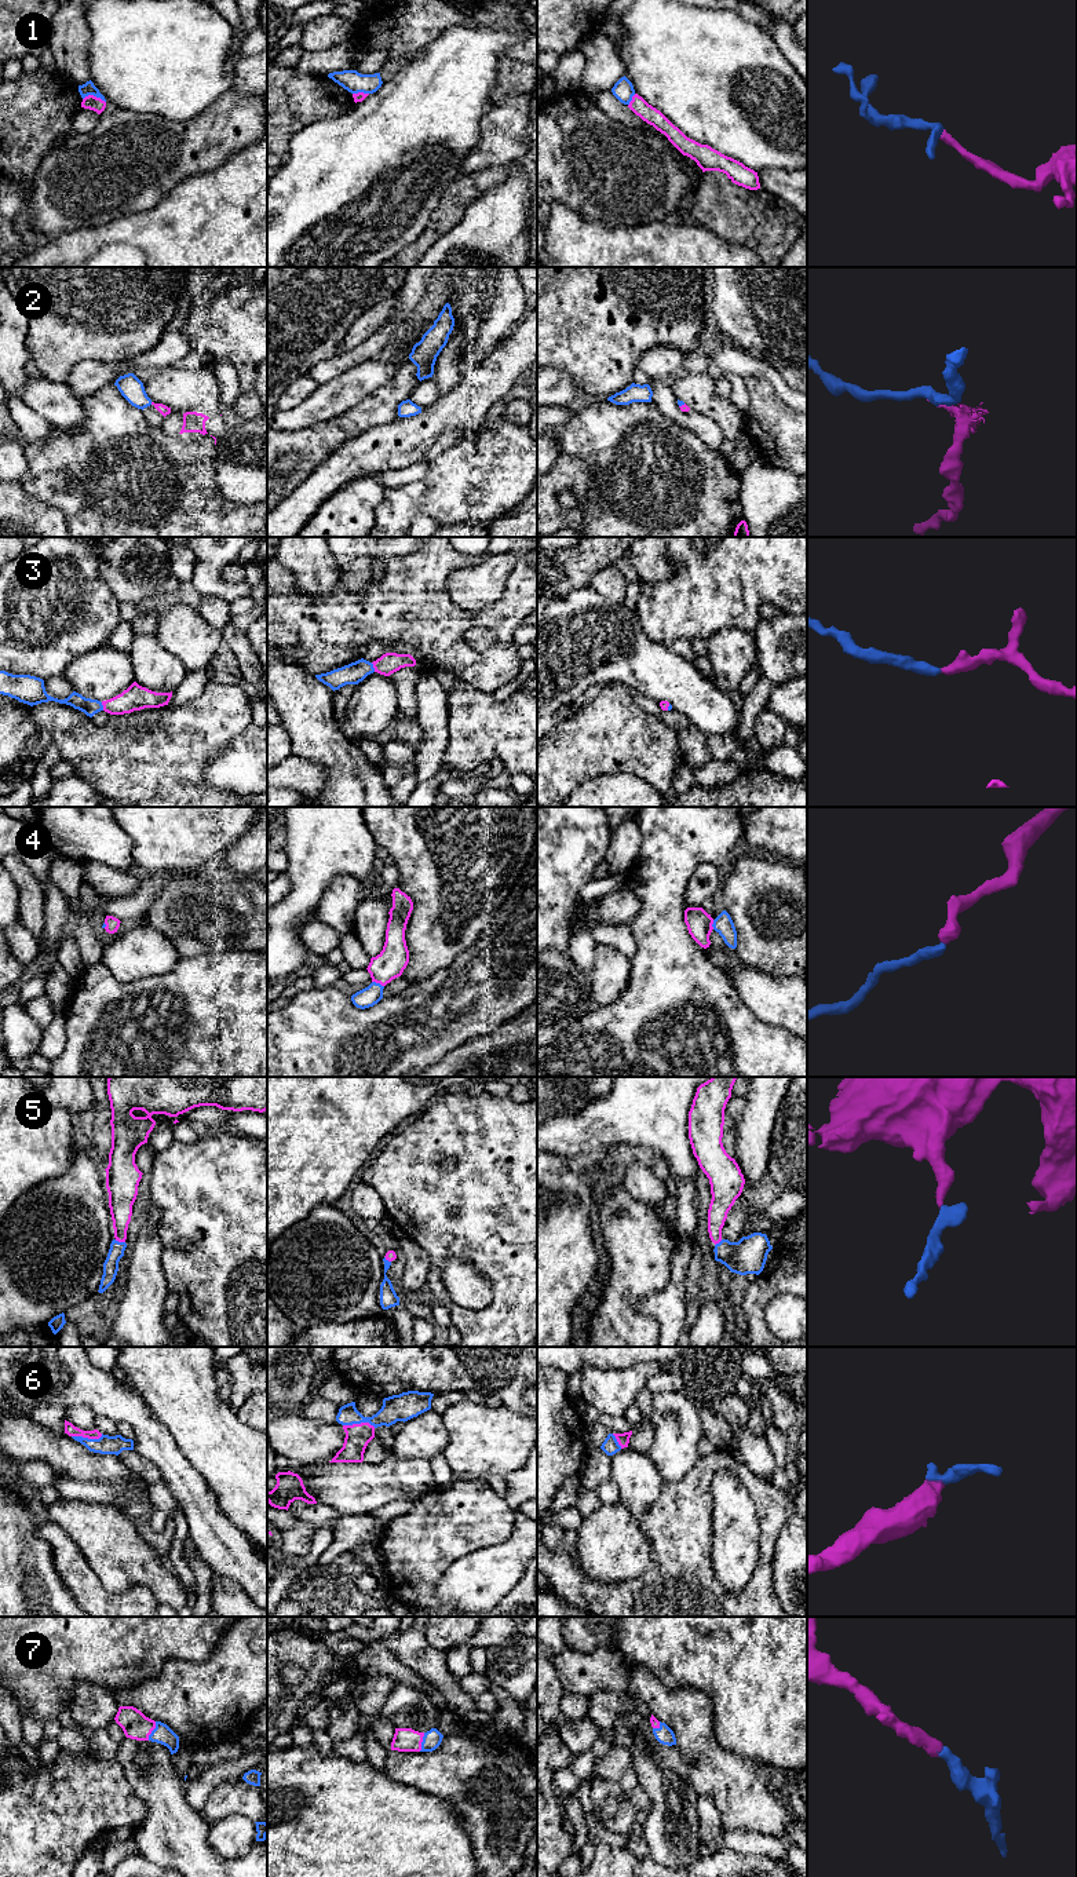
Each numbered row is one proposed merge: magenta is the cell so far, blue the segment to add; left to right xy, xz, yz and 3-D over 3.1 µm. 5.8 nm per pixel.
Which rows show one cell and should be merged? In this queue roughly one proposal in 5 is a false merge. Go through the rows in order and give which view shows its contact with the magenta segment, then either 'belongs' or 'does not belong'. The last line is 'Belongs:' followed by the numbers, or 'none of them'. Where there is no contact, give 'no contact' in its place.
1: contact in xy; belongs
2: contact in yz; belongs
3: contact in xz; belongs
4: contact in xz; belongs
5: contact in xy; belongs
6: contact in xy; belongs
7: contact in xy; belongs
Belongs: 1, 2, 3, 4, 5, 6, 7

